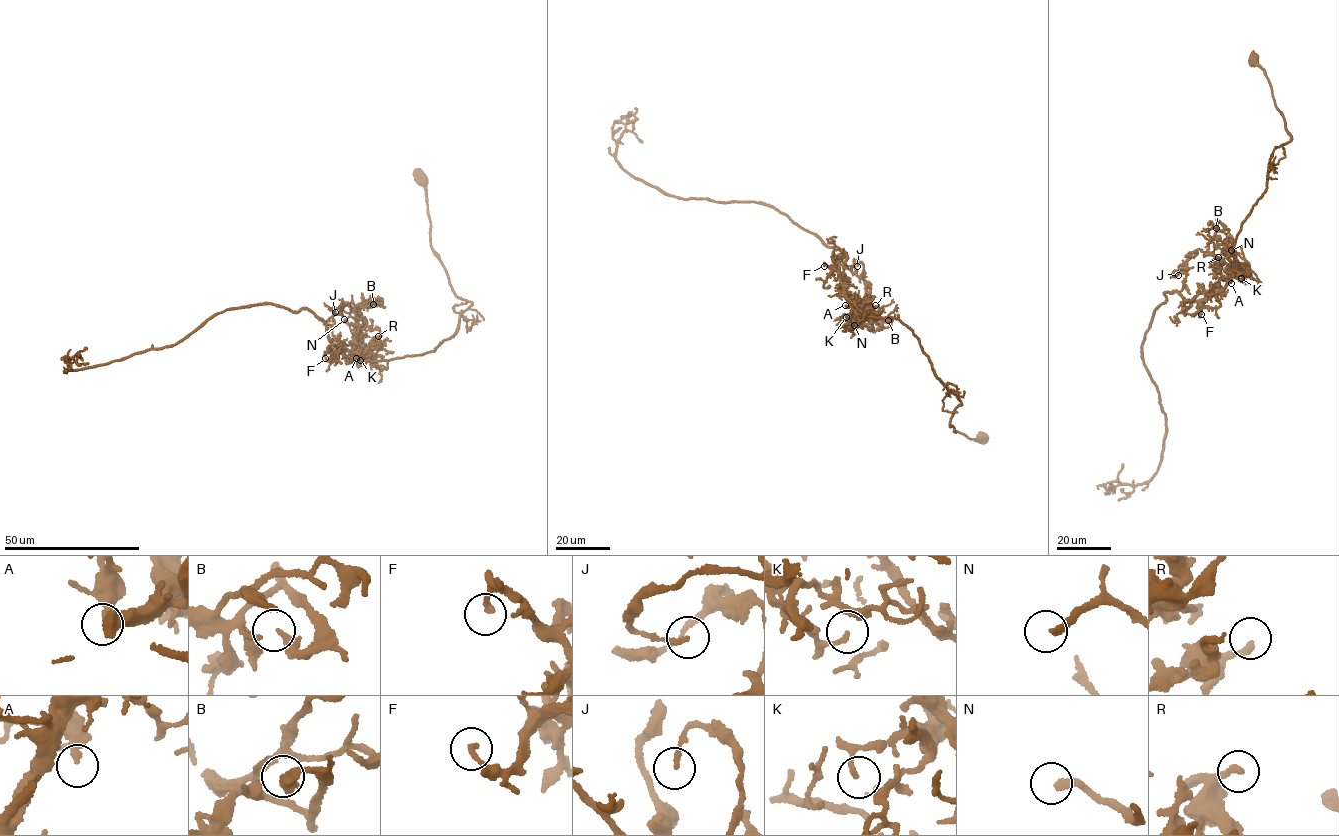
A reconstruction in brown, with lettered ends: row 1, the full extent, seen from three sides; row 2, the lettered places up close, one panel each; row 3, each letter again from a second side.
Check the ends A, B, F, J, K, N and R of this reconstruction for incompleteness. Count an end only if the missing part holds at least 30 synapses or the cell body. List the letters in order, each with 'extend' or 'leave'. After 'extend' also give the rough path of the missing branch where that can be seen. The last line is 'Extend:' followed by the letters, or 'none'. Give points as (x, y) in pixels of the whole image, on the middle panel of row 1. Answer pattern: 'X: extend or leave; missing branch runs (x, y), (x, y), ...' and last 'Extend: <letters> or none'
A: leave
B: leave
F: leave
J: leave
K: leave
N: extend; missing branch runs (854, 325), (848, 336), (842, 336)
R: leave
Extend: N

